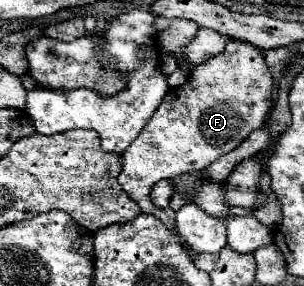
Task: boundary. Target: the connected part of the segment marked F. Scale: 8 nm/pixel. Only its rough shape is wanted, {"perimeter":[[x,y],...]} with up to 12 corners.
{"perimeter":[[229,40],[167,92],[123,152],[121,188],[151,202],[163,178],[203,170],[263,126],[263,52]]}

